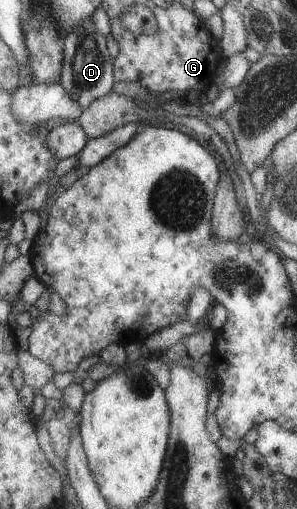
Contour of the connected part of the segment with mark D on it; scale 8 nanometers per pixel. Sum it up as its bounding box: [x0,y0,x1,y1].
[60,16,115,109]

